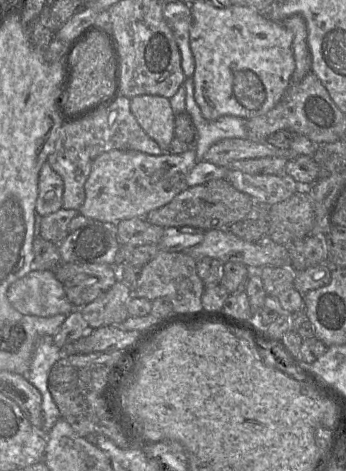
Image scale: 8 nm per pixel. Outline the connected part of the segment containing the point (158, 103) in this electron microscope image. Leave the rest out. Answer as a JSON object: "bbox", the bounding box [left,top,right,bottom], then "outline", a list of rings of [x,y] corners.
{"bbox":[130,95,175,152],"outline":[[[138,95],[130,98],[130,110],[140,127],[164,152],[175,137],[175,115],[168,98]]]}

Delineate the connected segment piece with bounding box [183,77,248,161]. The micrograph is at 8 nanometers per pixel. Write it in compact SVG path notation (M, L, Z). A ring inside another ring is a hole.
M192 77L186 78L183 85L186 90L185 111L191 116L196 130L194 149L197 161L204 160L208 149L220 140L248 137L245 119L235 116L223 116L214 121L205 119L194 98Z

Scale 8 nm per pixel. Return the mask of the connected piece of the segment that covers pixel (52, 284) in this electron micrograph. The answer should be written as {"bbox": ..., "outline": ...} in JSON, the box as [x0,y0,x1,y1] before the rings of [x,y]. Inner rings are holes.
{"bbox":[6,269,75,317],"outline":[[[32,269],[9,286],[6,296],[9,303],[24,315],[49,317],[70,314],[75,309],[53,270]]]}

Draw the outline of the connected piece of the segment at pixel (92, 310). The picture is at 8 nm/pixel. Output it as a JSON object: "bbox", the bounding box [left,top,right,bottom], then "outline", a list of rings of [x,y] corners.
{"bbox":[80,279,131,329],"outline":[[[118,279],[109,290],[82,306],[80,312],[90,329],[118,324],[129,316],[127,302],[131,296],[131,290]]]}

